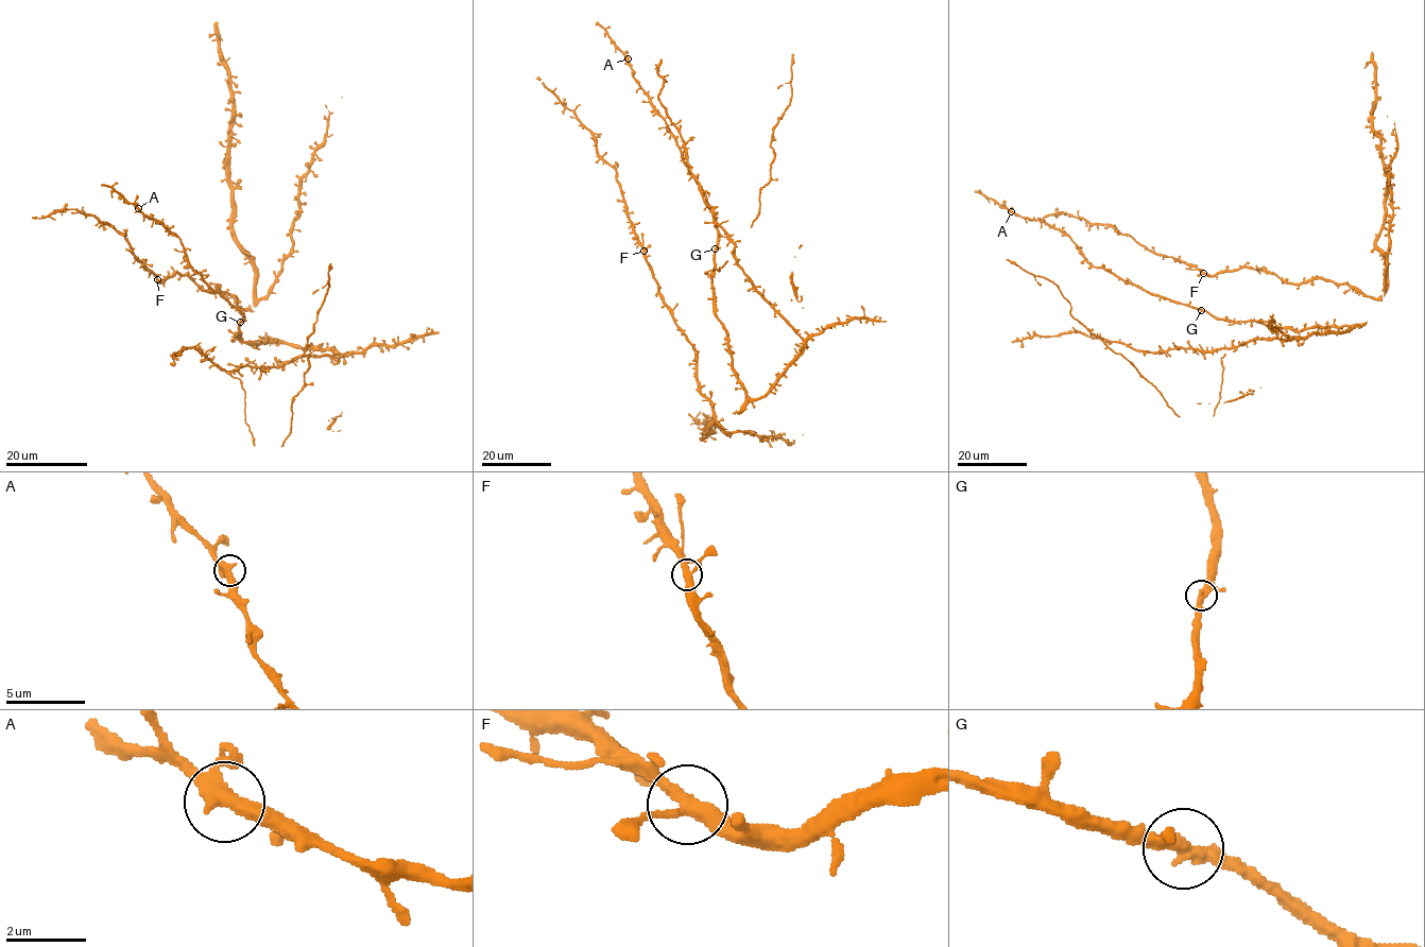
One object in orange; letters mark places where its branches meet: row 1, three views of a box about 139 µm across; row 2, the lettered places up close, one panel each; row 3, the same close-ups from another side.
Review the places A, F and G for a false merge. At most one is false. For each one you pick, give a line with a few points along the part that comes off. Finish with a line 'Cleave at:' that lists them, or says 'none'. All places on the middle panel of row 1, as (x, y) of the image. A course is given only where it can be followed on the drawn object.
Cleave at: none

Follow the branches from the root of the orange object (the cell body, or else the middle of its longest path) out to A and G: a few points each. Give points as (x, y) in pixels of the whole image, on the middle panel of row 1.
A: (774, 381), (762, 396), (750, 398), (733, 366), (726, 329), (714, 303), (716, 222), (628, 58)
G: (774, 381), (762, 396), (750, 398), (733, 366), (726, 329), (716, 314), (714, 303), (715, 250)

